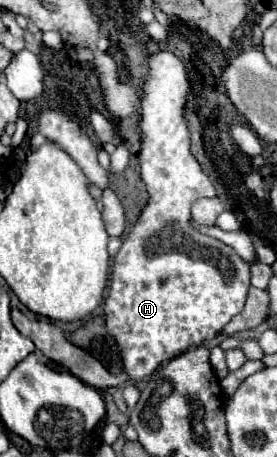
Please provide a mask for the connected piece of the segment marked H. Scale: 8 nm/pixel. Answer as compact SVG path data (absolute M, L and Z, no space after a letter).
M159 52L159 54L153 54L149 58L149 74L145 78L145 84L143 84L143 102L141 102L141 140L143 140L143 148L141 148L141 156L139 156L139 164L141 164L141 178L147 186L147 192L149 192L149 204L147 208L143 210L143 214L139 216L137 224L133 226L133 232L127 236L127 240L123 242L121 250L117 252L115 256L115 264L113 264L113 272L111 272L111 284L109 284L109 294L107 294L107 300L105 300L105 320L107 320L107 332L117 340L119 348L121 348L121 358L123 358L123 366L125 366L125 372L129 374L129 378L137 384L137 382L145 382L149 380L161 366L165 366L171 358L183 354L185 350L193 348L193 346L199 346L207 340L213 340L217 338L217 334L221 334L221 330L225 328L225 324L237 316L241 310L243 310L243 304L245 304L245 298L247 298L247 288L251 286L251 274L249 274L249 268L251 264L247 260L243 260L231 246L219 242L217 238L211 238L199 230L195 230L191 226L191 204L201 198L201 196L215 196L215 188L213 184L209 182L209 178L203 174L201 166L195 162L195 158L191 156L189 152L189 132L187 132L187 126L185 126L185 120L183 120L183 106L185 106L185 98L187 98L187 92L189 92L189 80L187 80L187 72L185 72L185 66L183 62L173 54L173 52Z

